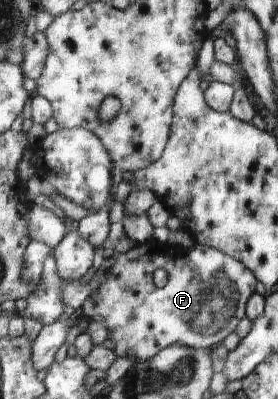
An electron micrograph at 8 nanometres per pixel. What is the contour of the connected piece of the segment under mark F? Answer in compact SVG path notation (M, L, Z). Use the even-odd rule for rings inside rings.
M152 238L148 244L136 244L130 251L112 256L116 261L109 269L110 275L106 283L100 285L98 291L88 297L88 301L84 301L78 313L84 313L93 322L103 322L108 329L108 340L114 343L113 351L116 356L130 355L135 362L150 360L170 345L209 349L222 344L244 317L244 305L248 297L252 297L256 287L257 277L244 263L221 250L197 243L195 247L182 248L182 245L177 244L161 244ZM159 268L168 273L168 283L160 288L153 281L153 274Z

